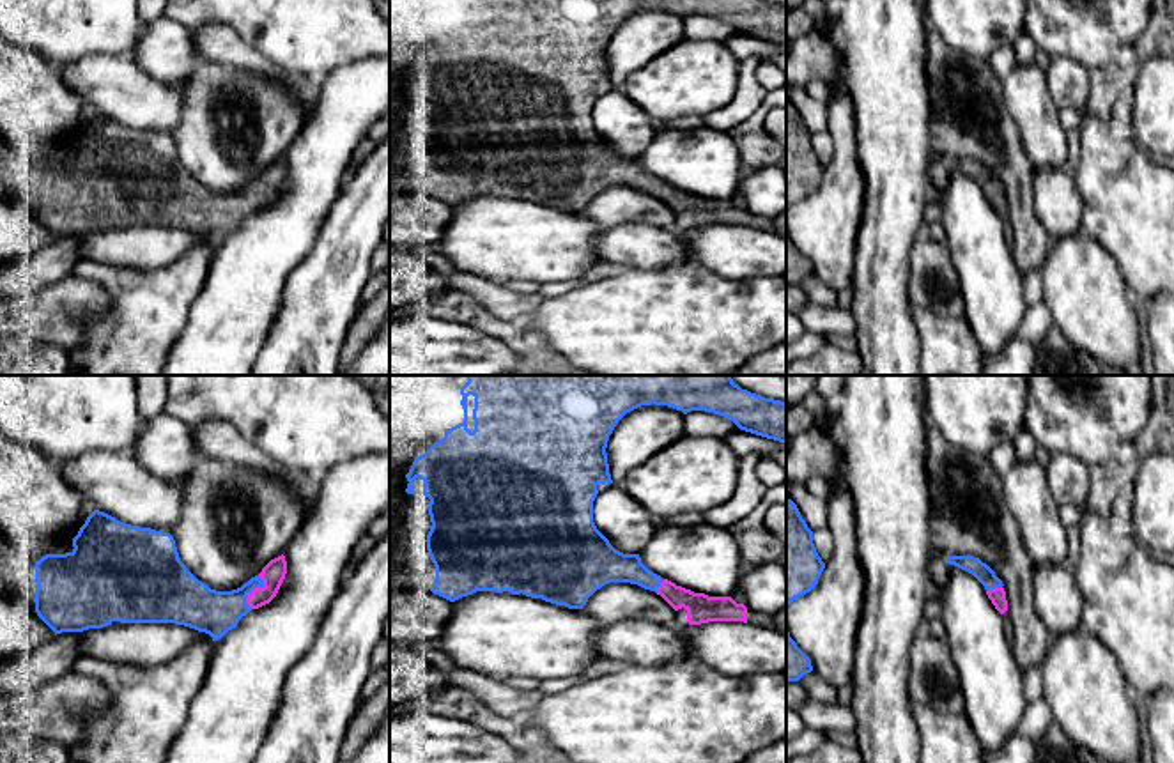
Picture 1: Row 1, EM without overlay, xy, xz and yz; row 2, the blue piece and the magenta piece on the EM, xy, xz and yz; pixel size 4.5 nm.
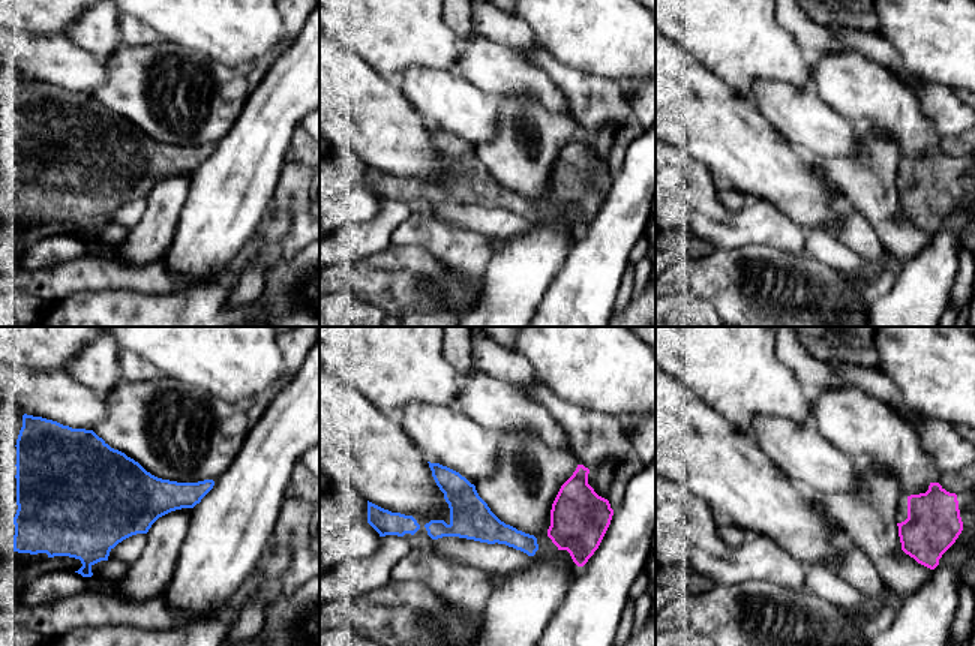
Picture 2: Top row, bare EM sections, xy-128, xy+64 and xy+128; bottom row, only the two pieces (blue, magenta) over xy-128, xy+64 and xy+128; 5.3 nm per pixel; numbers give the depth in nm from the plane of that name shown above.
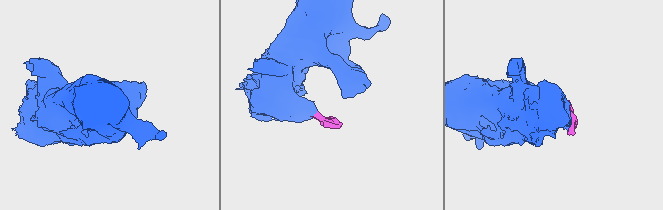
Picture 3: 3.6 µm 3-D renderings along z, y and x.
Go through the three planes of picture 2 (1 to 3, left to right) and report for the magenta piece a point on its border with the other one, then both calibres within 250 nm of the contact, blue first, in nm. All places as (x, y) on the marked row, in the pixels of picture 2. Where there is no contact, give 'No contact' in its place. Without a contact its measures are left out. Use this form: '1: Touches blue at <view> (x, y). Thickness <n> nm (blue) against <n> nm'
1: No contact
2: No contact
3: No contact

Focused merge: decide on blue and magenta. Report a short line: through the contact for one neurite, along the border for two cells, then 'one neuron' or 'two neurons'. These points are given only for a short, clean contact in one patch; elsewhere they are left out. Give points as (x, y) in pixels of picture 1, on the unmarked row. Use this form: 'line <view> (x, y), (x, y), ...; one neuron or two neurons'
line xy (204, 213), (229, 211), (254, 192), (273, 177); one neuron

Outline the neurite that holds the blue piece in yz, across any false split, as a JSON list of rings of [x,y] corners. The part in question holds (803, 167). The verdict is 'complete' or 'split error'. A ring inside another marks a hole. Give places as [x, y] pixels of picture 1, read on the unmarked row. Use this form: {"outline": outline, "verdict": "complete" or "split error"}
{"outline": [[[786,101],[786,211],[818,188],[823,172],[825,166],[813,147],[813,135],[797,108]]], "verdict": "complete"}

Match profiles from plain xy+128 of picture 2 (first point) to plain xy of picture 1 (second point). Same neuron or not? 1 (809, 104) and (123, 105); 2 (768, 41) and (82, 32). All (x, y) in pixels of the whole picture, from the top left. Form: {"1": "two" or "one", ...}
{"1": "one", "2": "one"}

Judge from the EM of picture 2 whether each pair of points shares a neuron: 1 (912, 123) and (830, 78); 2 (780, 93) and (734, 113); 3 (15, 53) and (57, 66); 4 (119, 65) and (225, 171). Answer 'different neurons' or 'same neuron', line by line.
1: same neuron
2: different neurons
3: same neuron
4: different neurons

